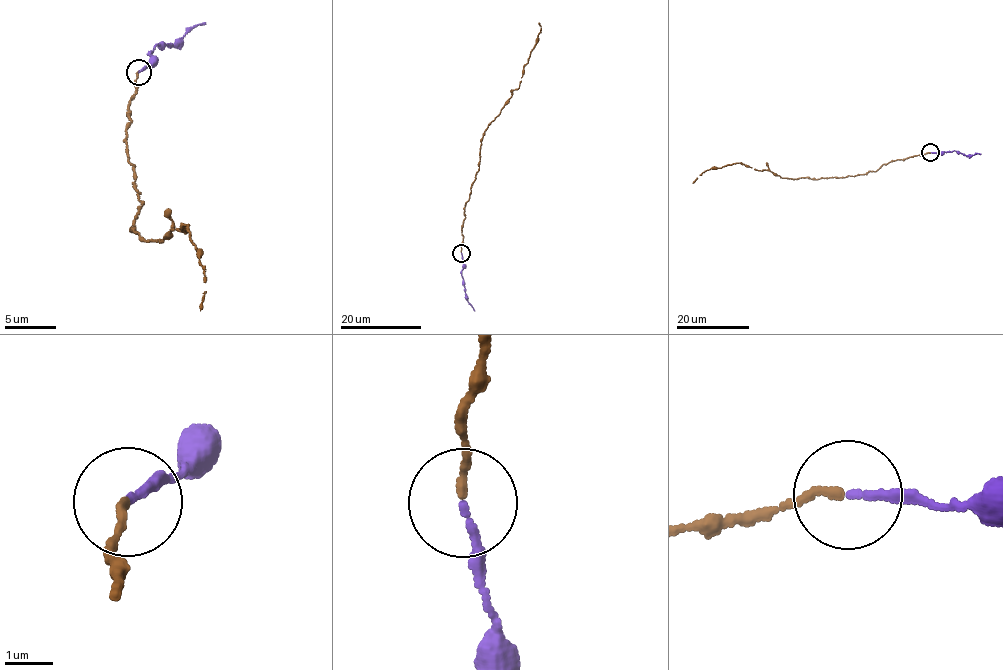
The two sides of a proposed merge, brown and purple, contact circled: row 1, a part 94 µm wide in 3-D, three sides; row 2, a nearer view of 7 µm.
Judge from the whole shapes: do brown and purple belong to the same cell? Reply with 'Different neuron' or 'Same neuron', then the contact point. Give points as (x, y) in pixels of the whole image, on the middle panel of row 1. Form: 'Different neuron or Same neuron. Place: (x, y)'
Same neuron. Place: (461, 253)

